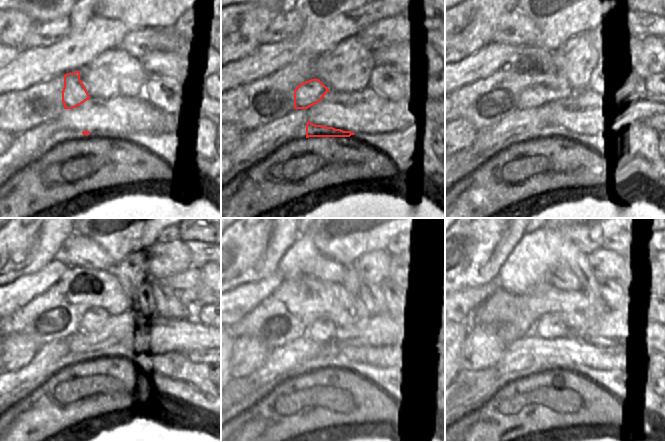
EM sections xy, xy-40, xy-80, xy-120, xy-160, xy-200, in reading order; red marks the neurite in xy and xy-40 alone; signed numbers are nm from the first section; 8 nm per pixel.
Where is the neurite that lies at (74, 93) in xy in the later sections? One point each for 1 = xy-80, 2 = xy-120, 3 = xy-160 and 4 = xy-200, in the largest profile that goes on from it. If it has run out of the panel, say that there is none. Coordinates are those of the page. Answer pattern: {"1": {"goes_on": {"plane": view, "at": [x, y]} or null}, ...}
{"1": {"goes_on": {"plane": "xy-80", "at": [537, 96]}}, "2": {"goes_on": {"plane": "xy-120", "at": [97, 322]}}, "3": {"goes_on": {"plane": "xy-160", "at": [322, 330]}}, "4": {"goes_on": {"plane": "xy-200", "at": [550, 326]}}}

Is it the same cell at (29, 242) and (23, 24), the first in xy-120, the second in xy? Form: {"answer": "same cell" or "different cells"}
{"answer": "same cell"}

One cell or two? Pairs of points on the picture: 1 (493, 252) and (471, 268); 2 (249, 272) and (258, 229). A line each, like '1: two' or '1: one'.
1: one
2: one

